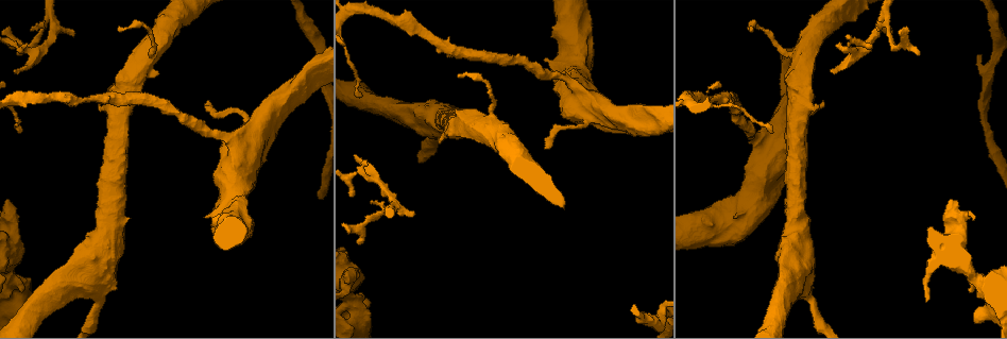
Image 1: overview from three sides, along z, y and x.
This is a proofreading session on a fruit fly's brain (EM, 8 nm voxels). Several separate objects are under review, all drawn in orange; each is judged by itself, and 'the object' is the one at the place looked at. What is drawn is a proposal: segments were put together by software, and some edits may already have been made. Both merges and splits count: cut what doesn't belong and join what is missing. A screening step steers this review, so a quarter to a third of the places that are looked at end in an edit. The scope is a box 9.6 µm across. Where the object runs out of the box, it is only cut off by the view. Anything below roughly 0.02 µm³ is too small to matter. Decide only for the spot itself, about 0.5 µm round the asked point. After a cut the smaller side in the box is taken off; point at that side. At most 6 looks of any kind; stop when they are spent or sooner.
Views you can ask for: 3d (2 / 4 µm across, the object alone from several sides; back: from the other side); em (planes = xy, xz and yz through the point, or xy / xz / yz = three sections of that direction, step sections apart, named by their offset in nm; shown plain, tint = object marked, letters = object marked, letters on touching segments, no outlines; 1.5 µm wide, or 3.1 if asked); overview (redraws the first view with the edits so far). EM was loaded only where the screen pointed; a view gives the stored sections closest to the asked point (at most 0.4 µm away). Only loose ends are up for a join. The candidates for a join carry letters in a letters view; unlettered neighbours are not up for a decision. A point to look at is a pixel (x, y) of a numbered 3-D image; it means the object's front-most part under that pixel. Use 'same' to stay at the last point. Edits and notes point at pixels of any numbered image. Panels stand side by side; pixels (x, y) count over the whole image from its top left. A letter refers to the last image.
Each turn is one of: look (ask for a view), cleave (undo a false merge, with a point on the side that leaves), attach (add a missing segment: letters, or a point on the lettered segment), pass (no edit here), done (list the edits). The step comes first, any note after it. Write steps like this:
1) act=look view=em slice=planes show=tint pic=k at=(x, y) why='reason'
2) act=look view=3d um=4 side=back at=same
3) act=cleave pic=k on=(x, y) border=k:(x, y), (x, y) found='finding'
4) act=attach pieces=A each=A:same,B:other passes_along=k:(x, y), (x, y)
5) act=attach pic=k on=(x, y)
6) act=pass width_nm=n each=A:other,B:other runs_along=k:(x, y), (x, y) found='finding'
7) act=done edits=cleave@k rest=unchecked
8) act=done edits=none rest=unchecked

act=look view=em slice=xy step=8 show=tint pic=1 at=(795, 55) why='calibre changes'

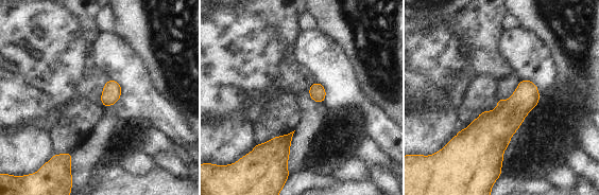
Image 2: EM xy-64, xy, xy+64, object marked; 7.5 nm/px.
act=look view=em slice=planes show=tint at=same

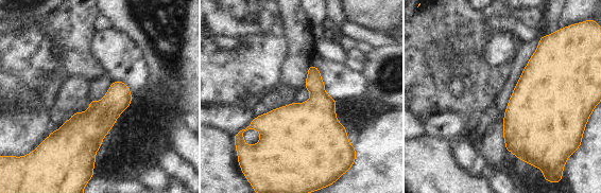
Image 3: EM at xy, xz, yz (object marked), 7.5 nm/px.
act=look view=em slice=planes show=letters at=same why='what lies round it'

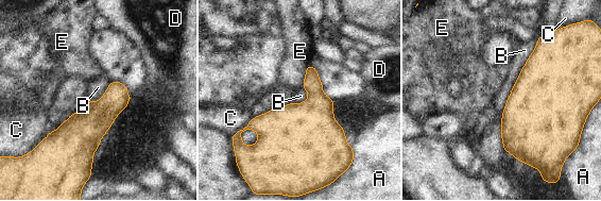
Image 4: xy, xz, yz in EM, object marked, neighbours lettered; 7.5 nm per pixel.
act=pass width_nm=220 each=A:other,B:other,C:other,D:other,E:other border=4:(537, 38), (537, 44), (501, 112) found='one neuron here'

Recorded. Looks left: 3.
act=look view=em slice=planes show=letters pic=1 at=(209, 102) why='branch stops here'

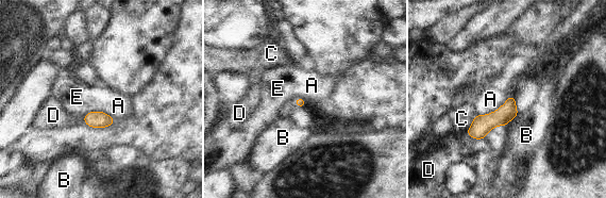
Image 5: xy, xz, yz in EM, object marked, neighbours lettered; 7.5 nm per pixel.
act=pass each=A:other,B:other,C:other,D:other,E:other runs_along=5:(512, 101), (494, 119), (470, 131) found='no lettered segment goes on from it'

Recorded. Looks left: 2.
act=look view=3d um=2 pic=1 at=(882, 19)

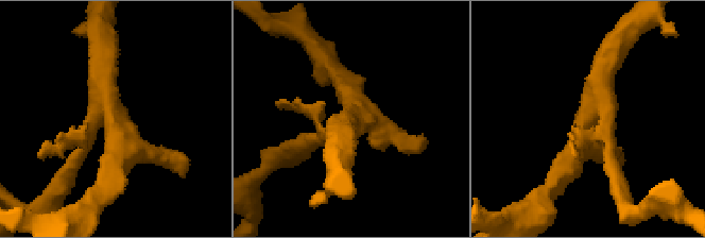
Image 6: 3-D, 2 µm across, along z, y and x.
act=look view=em slice=planes show=letters pic=6 at=(596, 114)

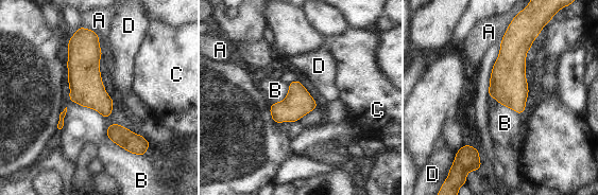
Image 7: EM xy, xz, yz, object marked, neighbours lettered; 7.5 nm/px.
act=pass longest_contact=B:360nm each=A:other,B:other,C:other,D:other found='continuous, no second neuron'

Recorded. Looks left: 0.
act=done edits=none rest=unchecked

